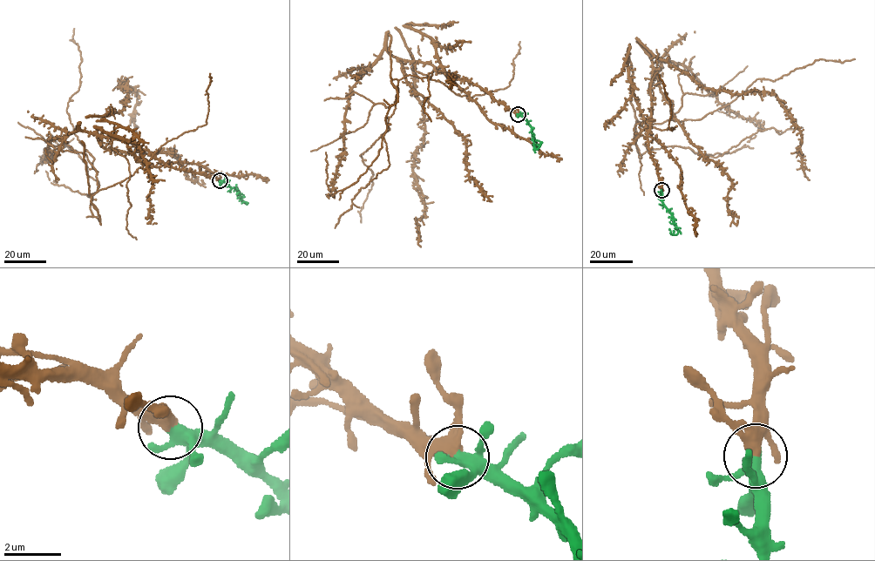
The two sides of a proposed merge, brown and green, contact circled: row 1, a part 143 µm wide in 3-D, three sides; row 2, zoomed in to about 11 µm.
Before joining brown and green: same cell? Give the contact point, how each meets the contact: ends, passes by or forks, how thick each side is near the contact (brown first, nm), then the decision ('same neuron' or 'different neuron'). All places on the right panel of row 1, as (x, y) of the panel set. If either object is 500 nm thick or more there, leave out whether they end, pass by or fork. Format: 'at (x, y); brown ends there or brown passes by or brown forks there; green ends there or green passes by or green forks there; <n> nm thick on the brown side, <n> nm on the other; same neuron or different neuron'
at (661, 190); brown passes by; green forks there; 360 nm thick on the brown side, 280 nm on the other; same neuron

